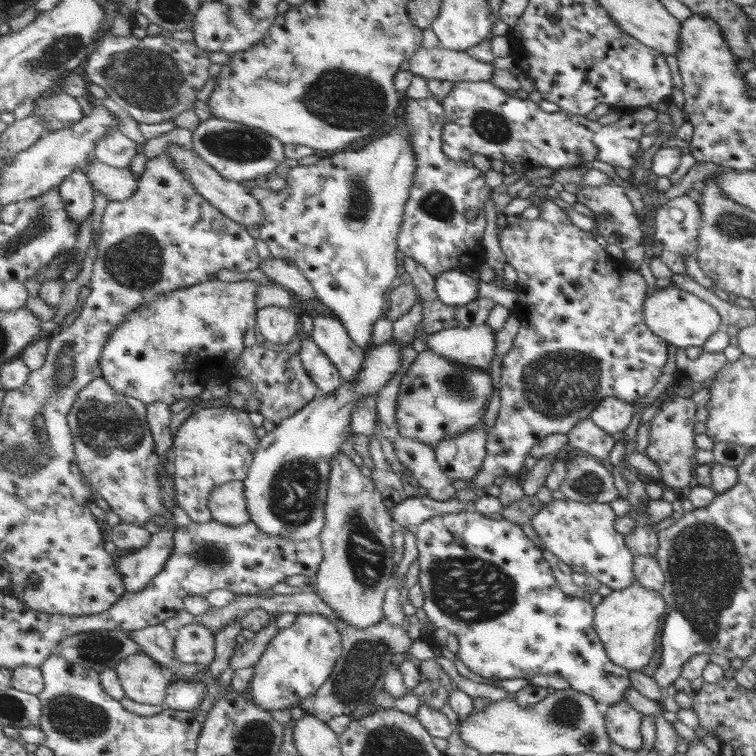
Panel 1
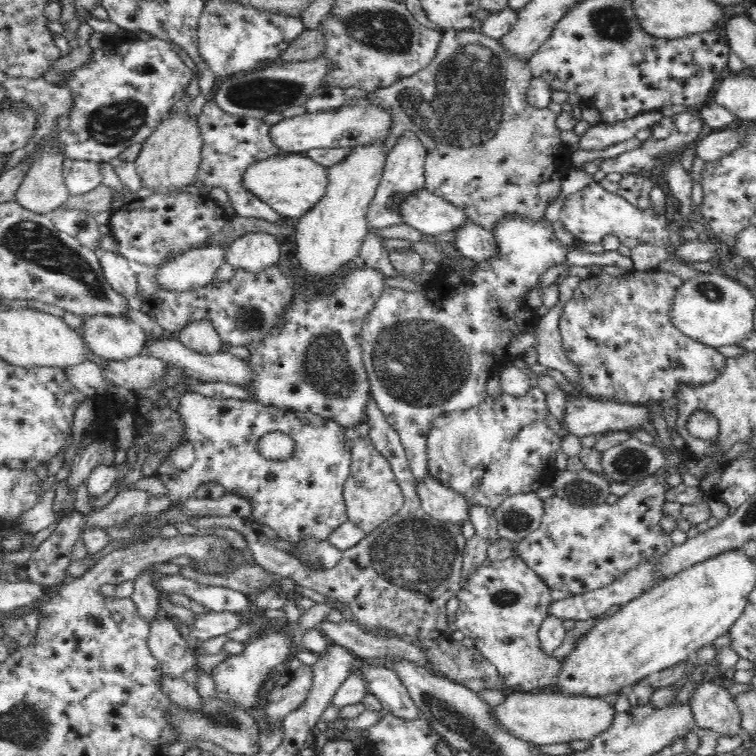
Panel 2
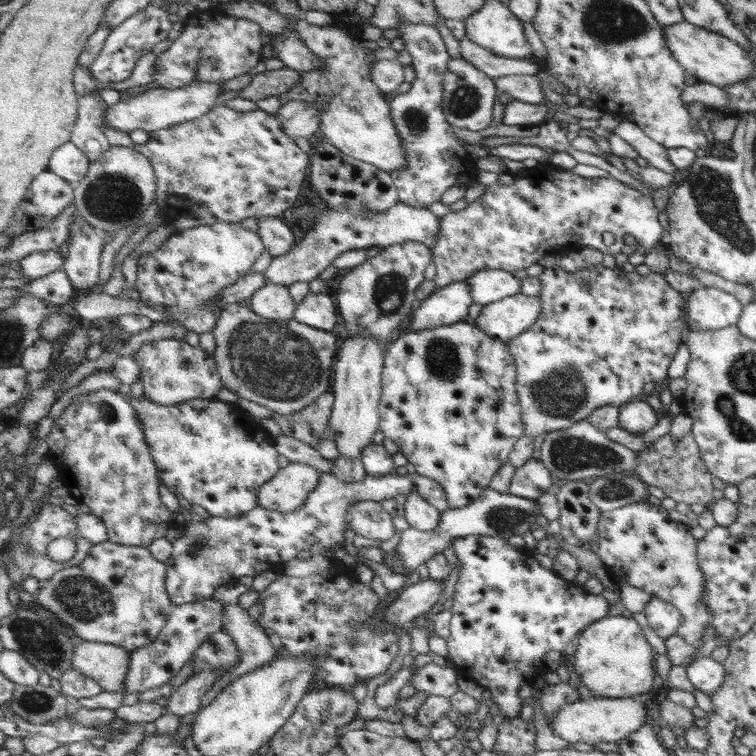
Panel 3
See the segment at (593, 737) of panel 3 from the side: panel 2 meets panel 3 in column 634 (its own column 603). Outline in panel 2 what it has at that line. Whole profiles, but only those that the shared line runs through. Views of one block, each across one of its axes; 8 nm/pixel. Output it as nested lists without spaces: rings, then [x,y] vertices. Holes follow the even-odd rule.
[[[510,692],[506,700],[492,708],[498,726],[504,726],[510,734],[536,746],[546,744],[572,744],[574,740],[592,740],[604,734],[616,718],[614,700],[610,698],[588,698],[588,696],[566,696],[556,692]]]

